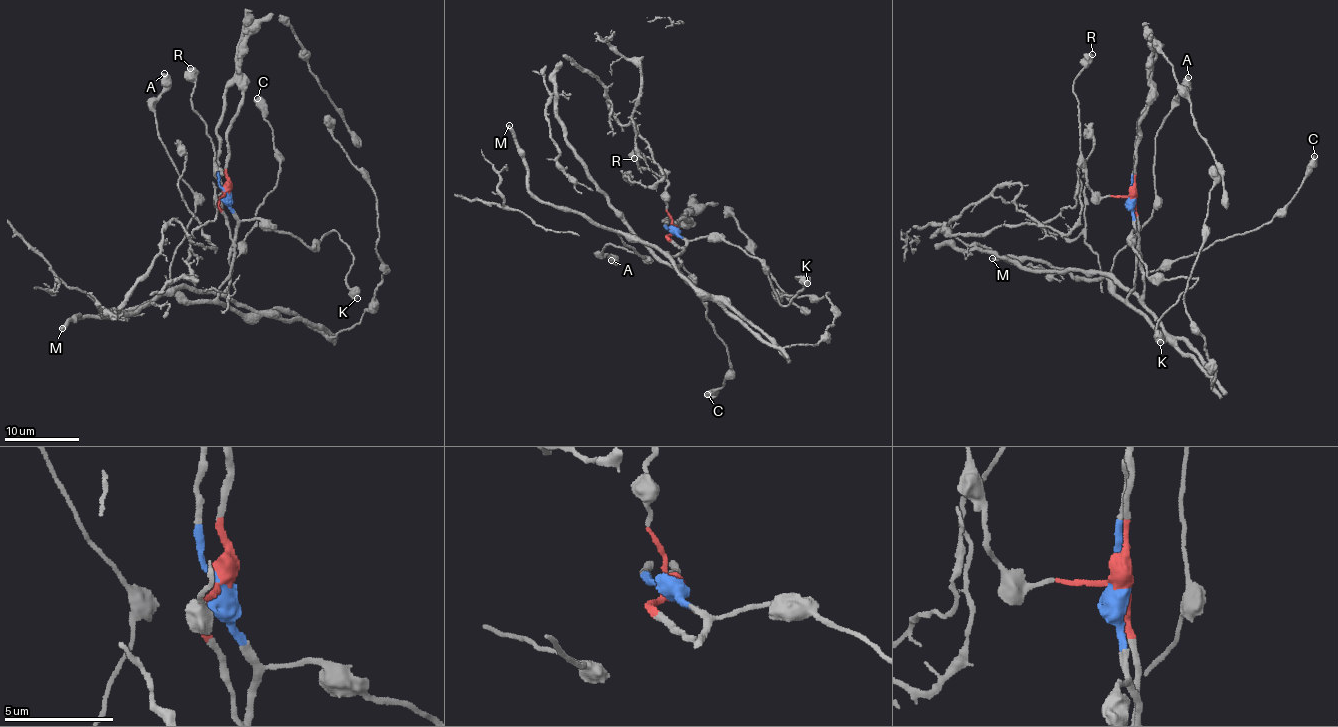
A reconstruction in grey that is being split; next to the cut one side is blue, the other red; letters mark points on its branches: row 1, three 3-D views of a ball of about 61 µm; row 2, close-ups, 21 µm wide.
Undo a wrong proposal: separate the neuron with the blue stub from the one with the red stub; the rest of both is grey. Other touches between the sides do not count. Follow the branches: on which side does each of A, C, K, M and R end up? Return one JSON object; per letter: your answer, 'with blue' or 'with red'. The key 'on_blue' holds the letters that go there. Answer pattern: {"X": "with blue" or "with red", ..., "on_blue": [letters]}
{"A": "with red", "C": "with blue", "K": "with blue", "M": "with red", "R": "with red", "on_blue": ["C", "K"]}

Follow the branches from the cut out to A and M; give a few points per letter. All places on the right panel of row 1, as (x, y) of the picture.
A: (1132, 197), (1136, 279), (1124, 300), (1110, 275), (1116, 253), (1152, 215), (1155, 138), (1189, 76)
M: (1132, 197), (1136, 274), (1134, 289), (1124, 300), (1104, 275), (1083, 279), (1020, 259), (991, 259)

